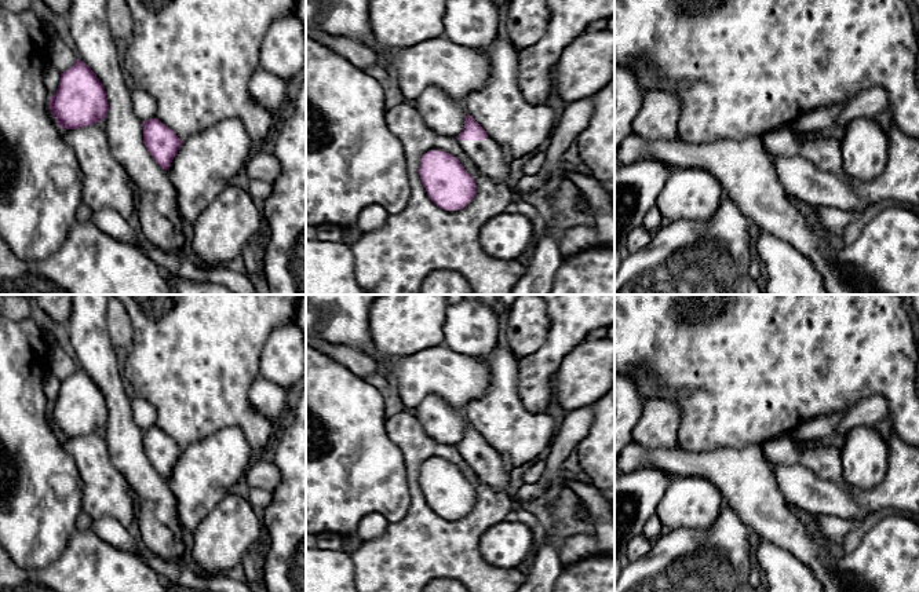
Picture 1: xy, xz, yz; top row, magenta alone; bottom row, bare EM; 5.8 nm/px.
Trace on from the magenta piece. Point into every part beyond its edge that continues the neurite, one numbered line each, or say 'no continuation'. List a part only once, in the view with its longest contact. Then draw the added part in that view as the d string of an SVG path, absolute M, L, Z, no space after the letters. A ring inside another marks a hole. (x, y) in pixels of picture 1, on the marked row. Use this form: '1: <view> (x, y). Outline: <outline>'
1: xz (488, 156). Outline: M488 135L485 140L459 139L459 143L485 176L506 183L510 158L492 136Z

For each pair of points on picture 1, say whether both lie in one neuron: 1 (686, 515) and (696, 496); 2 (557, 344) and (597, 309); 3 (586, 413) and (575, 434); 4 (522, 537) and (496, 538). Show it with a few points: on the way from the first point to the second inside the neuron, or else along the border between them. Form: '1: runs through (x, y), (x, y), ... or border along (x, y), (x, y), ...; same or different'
1: runs through (686, 511), (686, 507), (693, 500); same
2: runs through (566, 335), (587, 314); same
3: runs through (582, 419), (575, 428); same
4: runs through (515, 538), (503, 538); same

